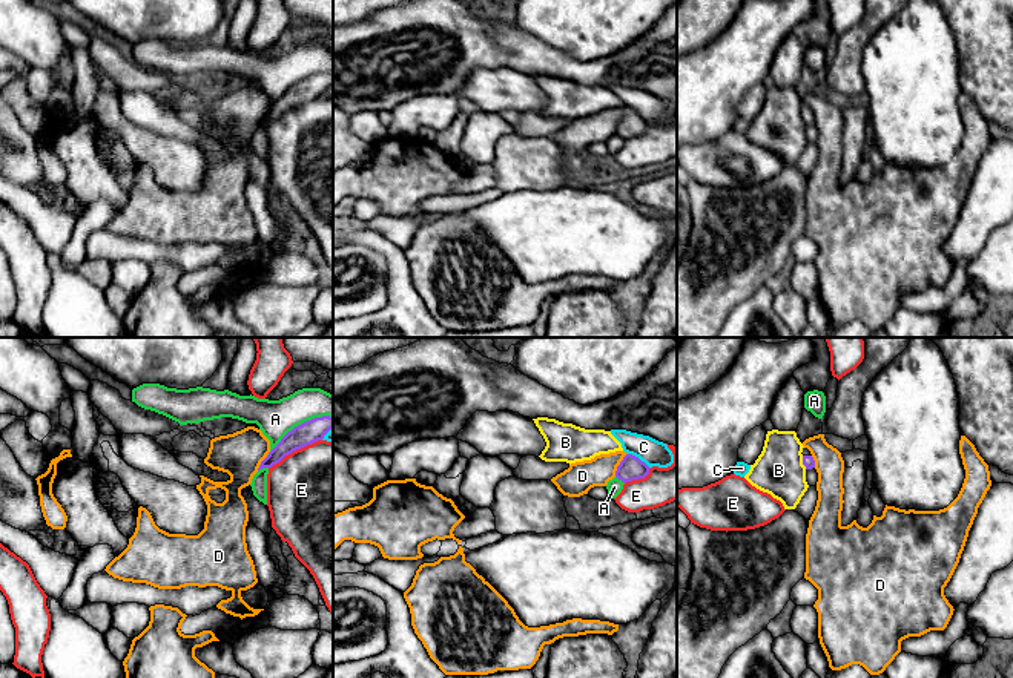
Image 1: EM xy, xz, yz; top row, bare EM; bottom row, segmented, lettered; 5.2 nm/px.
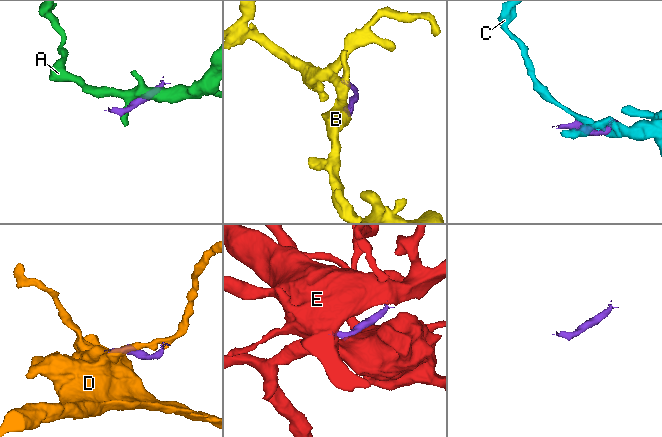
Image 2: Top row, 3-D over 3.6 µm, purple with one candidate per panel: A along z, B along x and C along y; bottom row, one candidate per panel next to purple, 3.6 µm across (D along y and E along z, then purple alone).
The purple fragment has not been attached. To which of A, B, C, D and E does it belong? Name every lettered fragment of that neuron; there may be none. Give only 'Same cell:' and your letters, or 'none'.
Same cell: none

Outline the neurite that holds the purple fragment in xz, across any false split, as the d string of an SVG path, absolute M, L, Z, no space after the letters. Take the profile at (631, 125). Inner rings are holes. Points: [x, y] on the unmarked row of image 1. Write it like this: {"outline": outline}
{"outline": "M626 110L617 123L615 133L623 140L645 135L649 130L649 123L632 110Z"}

